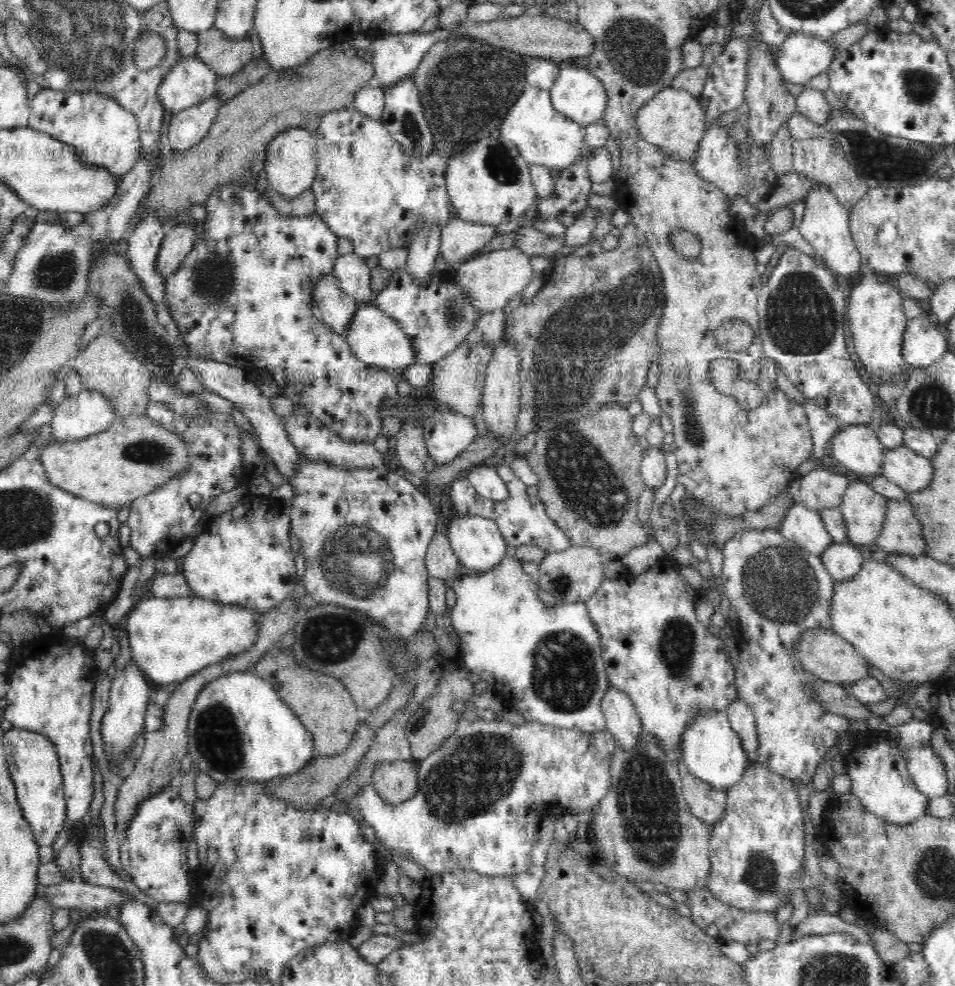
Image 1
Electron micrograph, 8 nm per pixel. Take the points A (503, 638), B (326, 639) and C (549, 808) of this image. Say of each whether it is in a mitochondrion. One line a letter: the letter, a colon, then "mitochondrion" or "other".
A: other
B: mitochondrion
C: other

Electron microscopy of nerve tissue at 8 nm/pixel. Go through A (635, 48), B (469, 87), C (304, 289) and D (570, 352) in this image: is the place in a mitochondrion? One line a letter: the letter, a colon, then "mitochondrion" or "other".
A: mitochondrion
B: mitochondrion
C: other
D: mitochondrion

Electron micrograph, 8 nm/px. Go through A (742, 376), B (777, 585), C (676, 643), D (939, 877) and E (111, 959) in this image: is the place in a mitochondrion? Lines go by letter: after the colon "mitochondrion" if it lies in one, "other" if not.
A: other
B: mitochondrion
C: mitochondrion
D: mitochondrion
E: mitochondrion

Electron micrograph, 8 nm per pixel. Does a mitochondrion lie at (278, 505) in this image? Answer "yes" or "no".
no

